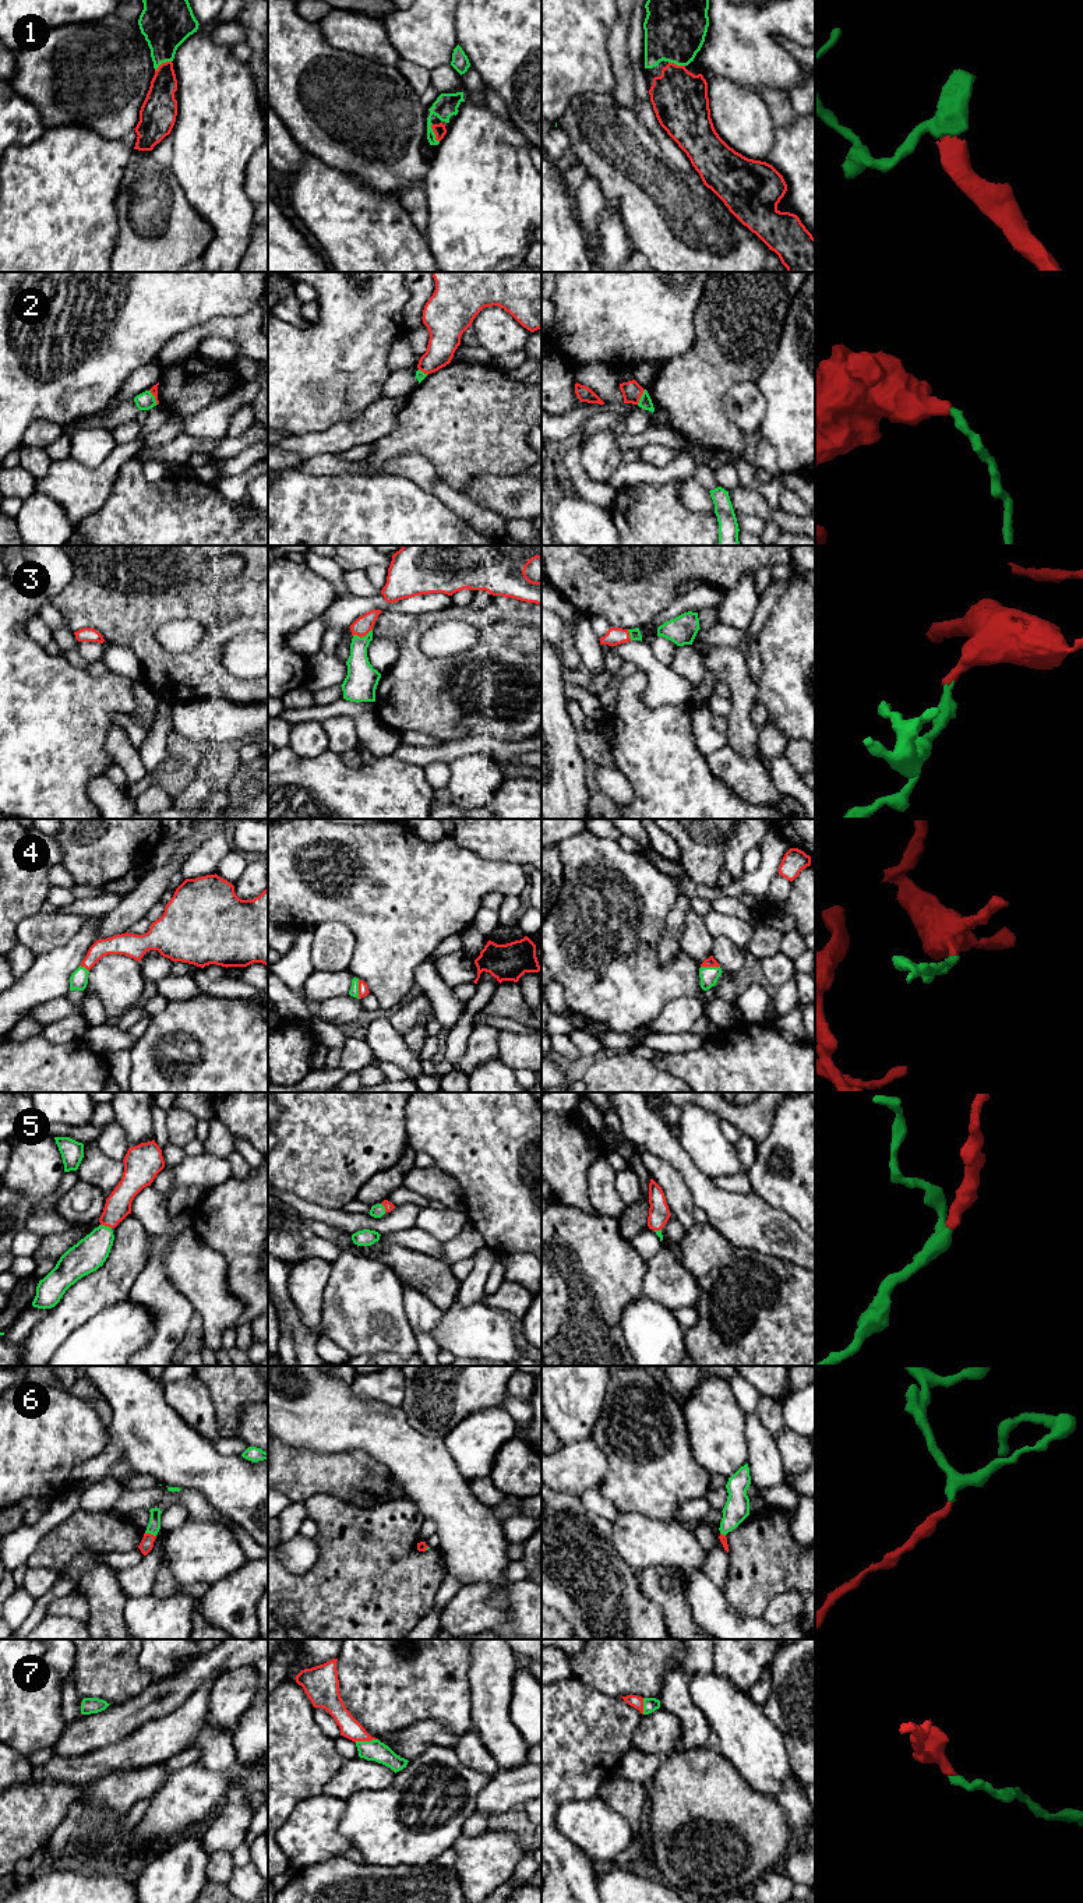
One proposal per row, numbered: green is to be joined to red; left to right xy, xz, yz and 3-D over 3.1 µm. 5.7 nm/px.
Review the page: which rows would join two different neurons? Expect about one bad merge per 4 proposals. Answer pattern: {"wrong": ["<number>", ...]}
{"wrong": ["2"]}

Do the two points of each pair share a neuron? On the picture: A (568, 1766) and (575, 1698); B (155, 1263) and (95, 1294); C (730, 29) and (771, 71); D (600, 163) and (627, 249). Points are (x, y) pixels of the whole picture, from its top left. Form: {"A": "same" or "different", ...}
{"A": "same", "B": "different", "C": "same", "D": "different"}

